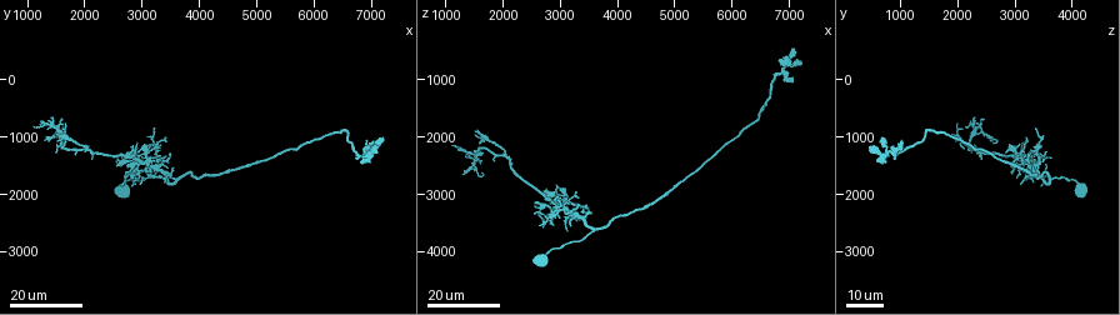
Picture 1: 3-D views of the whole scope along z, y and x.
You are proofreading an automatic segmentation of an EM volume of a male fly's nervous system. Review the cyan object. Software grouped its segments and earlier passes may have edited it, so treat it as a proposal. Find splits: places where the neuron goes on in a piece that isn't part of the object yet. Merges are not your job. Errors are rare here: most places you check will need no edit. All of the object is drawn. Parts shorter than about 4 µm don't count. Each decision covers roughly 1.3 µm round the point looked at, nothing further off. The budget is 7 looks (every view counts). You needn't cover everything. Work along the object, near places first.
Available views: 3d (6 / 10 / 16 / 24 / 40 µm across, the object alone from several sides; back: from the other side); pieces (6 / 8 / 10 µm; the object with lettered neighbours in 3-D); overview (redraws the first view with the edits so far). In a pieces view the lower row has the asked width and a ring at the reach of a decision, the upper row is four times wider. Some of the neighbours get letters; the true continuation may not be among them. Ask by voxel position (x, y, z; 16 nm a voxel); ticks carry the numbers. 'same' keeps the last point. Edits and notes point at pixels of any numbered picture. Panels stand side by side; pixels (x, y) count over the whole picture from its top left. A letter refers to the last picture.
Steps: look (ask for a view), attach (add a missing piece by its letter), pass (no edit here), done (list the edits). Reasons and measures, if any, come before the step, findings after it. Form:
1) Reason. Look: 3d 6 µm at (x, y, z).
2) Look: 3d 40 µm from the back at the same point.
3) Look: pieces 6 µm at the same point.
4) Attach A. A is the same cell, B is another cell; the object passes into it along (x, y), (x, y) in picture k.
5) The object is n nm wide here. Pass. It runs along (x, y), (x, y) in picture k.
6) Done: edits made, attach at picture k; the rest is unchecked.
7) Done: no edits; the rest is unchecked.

Free end. Look: 3d 24 µm at (7250, 1000, 650).

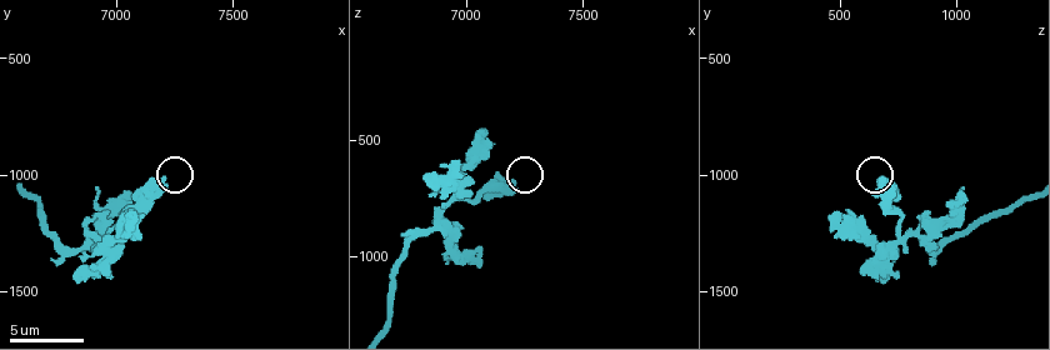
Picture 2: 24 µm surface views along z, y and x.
Look: pieces 6 µm at (7210, 1020, 690).

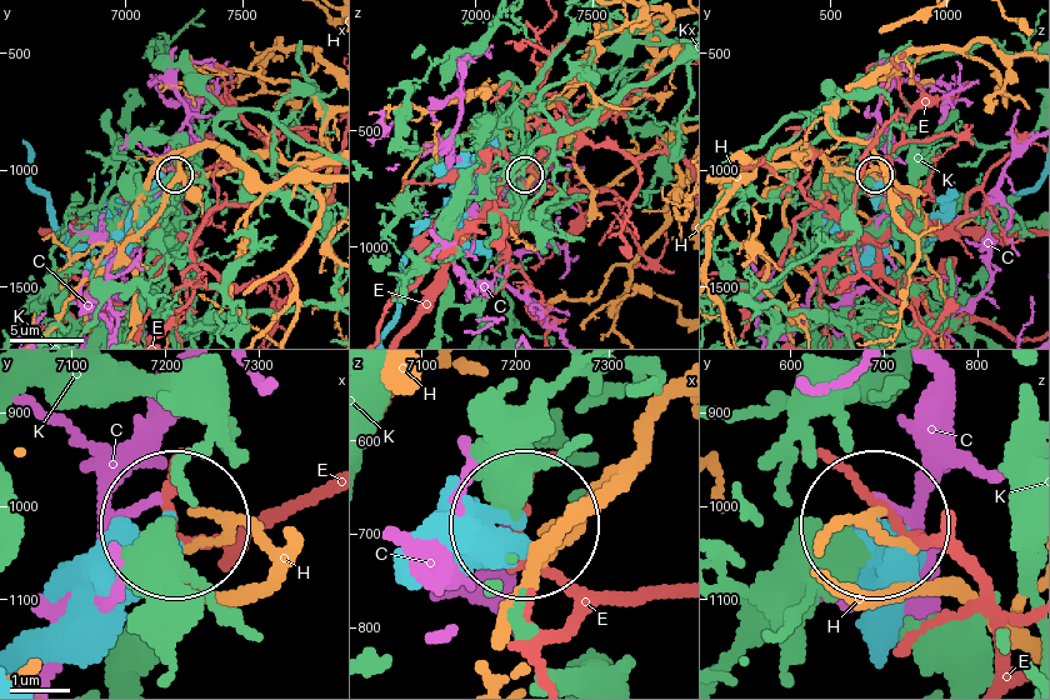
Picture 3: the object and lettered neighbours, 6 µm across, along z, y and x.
The object is 420 nm wide here. Pass. C, E, H and K are other cells; it runs along (414, 554), (459, 554), (514, 525) in picture 3; no lettered piece goes on from it.

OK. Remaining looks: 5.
Long arm stops here. Look: 3d 6 µm at (7080, 1170, 460).

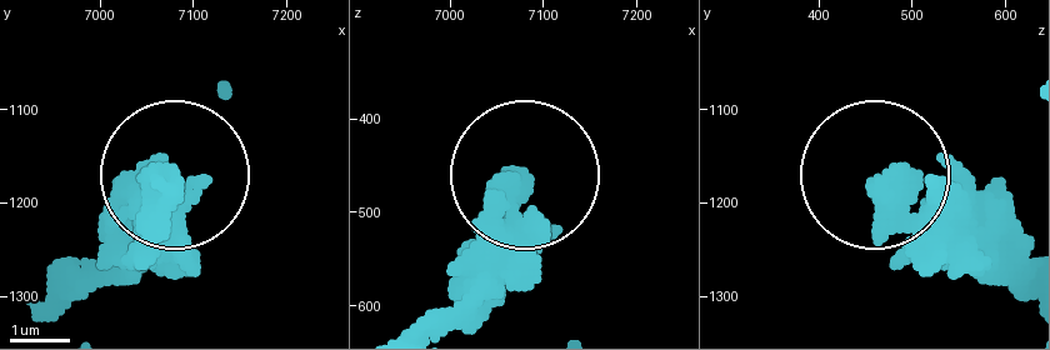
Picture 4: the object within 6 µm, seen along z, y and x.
Look: pieces 8 µm at (7075, 1180, 460).

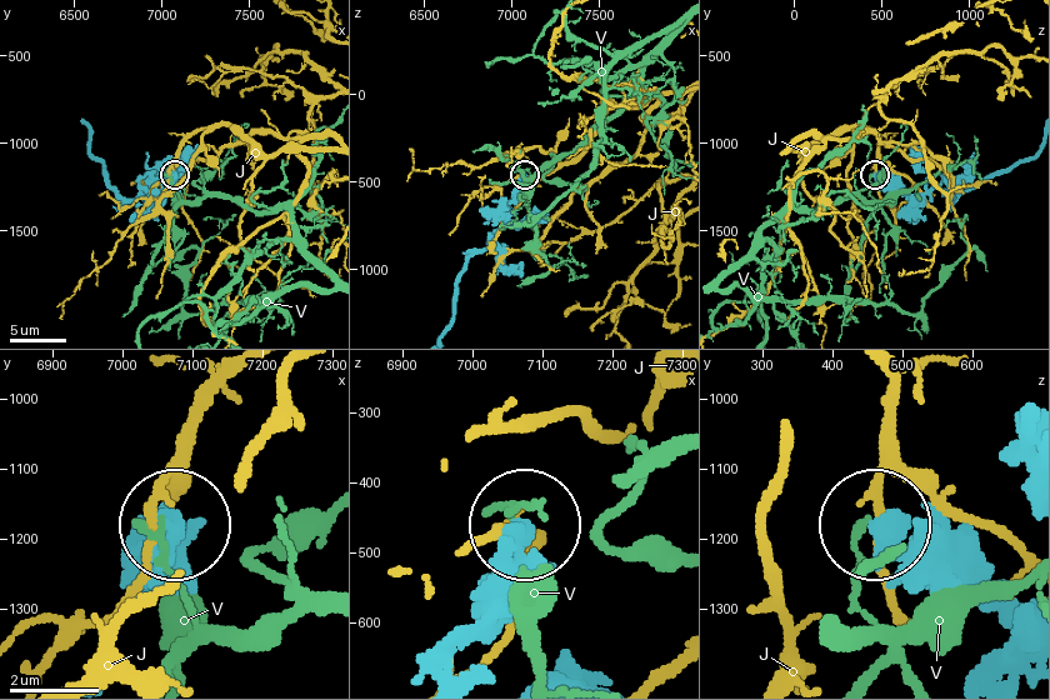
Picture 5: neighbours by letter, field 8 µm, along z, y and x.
The object is 470 nm wide here. Pass. J and V are other cells; it runs along (446, 674), (521, 533) in picture 5; none of them fits.

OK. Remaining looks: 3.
Branch stops here. Look: 3d 24 µm at (3200, 900, 3350).

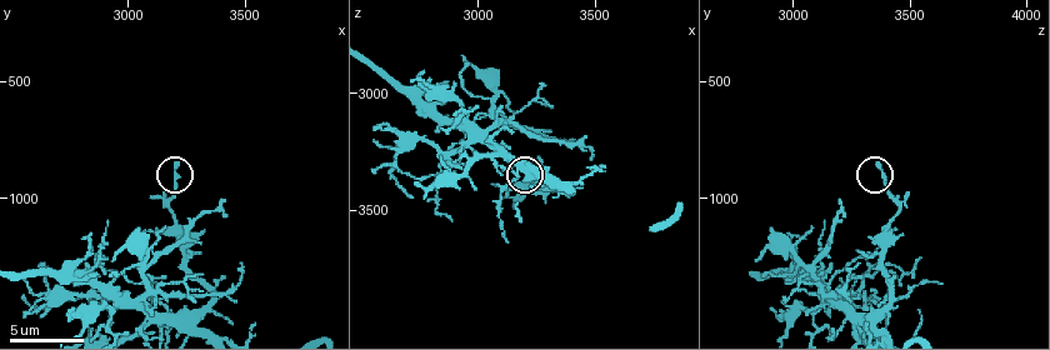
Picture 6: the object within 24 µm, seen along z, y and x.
See the neighbours. Look: pieces 6 µm at (3210, 850, 3370).

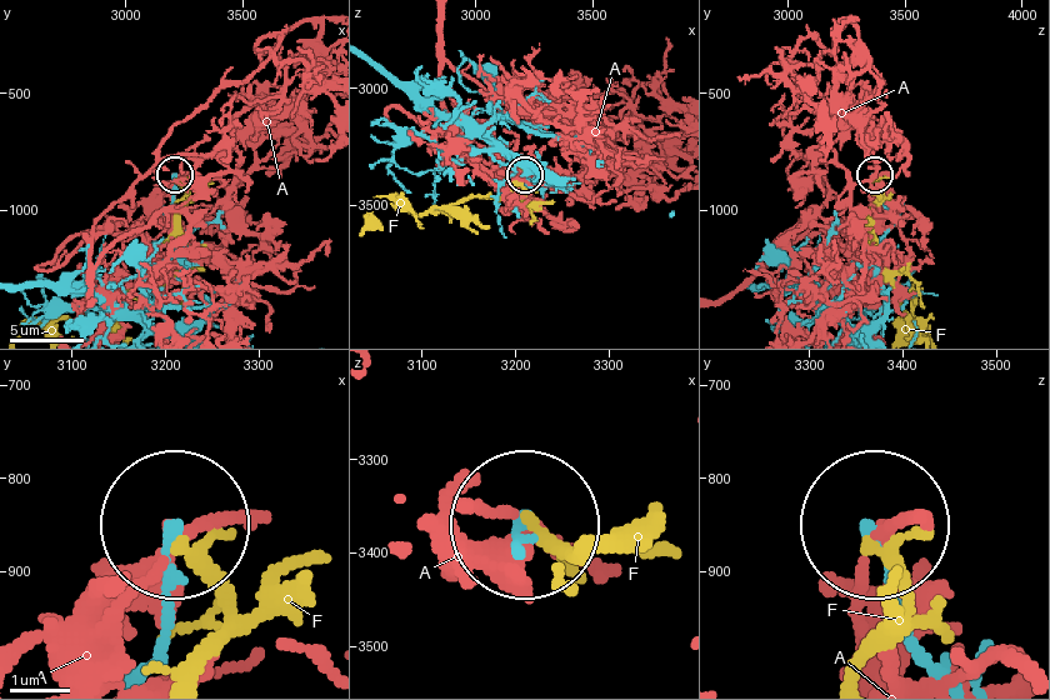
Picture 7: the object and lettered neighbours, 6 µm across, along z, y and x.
Pass. A and F are other cells; no lettered piece goes on from it.

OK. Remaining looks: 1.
Done: no edits; the rest is unchecked.

